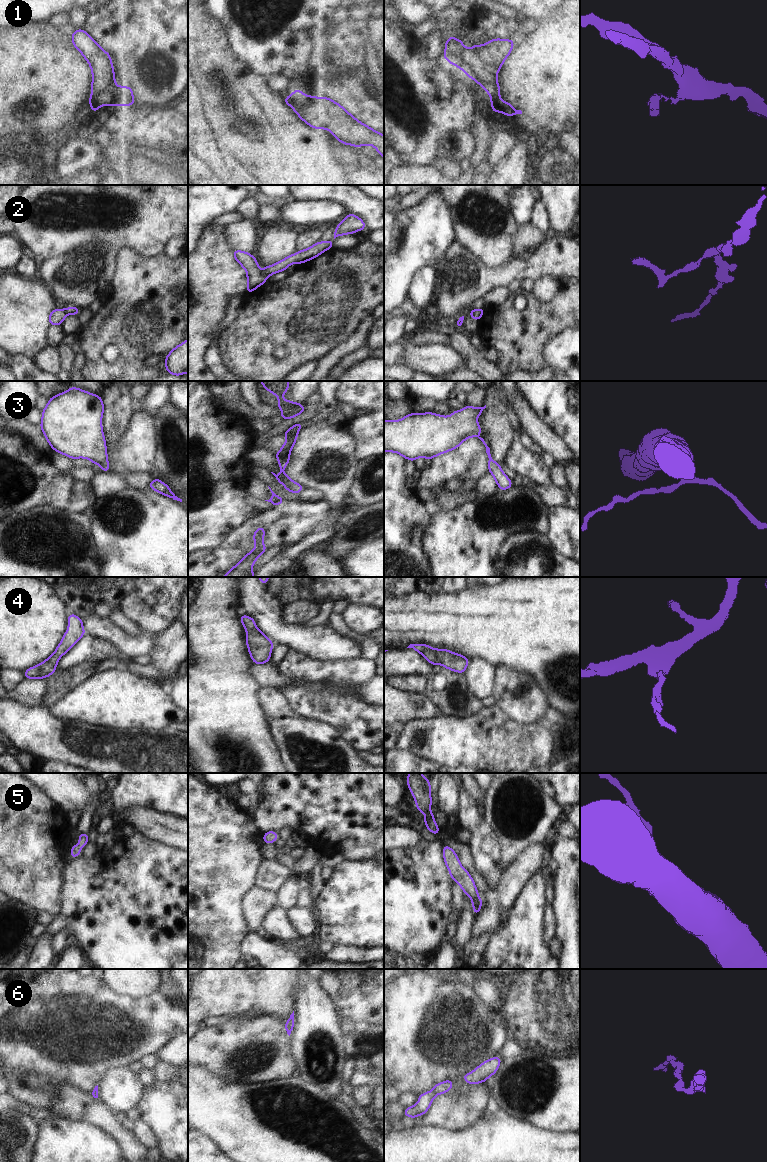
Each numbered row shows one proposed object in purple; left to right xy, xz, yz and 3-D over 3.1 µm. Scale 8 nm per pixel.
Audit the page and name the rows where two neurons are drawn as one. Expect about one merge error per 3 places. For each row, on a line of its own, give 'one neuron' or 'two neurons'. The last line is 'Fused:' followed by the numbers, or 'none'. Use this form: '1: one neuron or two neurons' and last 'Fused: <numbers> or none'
1: two neurons
2: two neurons
3: one neuron
4: one neuron
5: one neuron
6: one neuron
Fused: 1, 2

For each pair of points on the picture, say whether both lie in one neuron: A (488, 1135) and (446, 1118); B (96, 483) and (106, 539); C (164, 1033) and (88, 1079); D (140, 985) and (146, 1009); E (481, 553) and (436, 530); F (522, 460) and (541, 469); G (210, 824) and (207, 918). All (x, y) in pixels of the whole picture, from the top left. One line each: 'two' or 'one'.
A: two
B: two
C: one
D: two
E: one
F: one
G: one

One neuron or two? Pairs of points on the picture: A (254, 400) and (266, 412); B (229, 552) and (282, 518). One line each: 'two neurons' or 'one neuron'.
A: one neuron
B: one neuron

